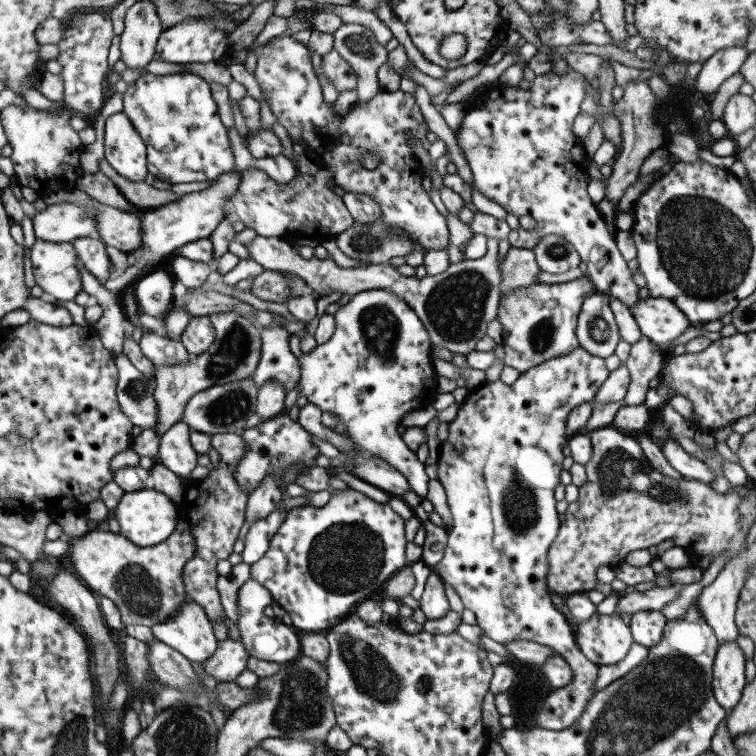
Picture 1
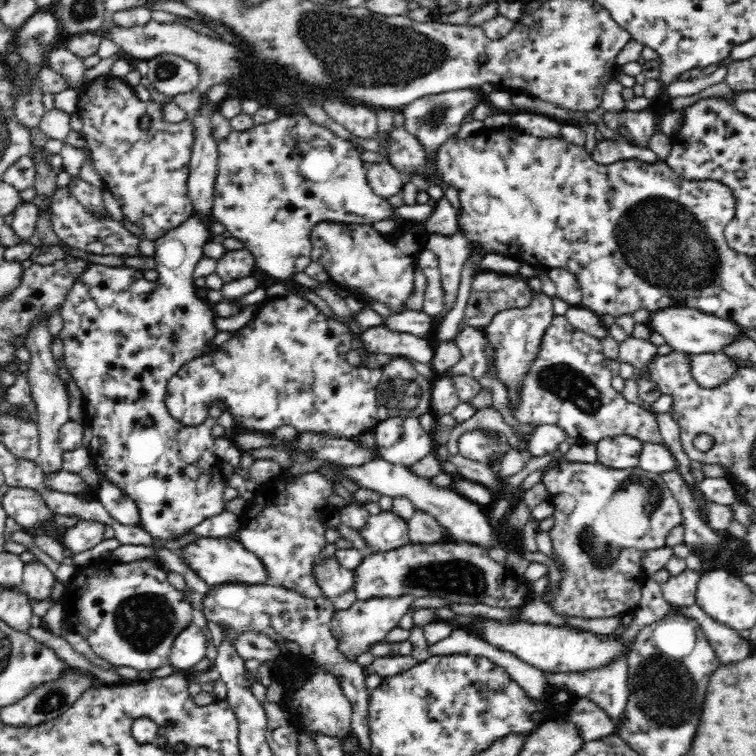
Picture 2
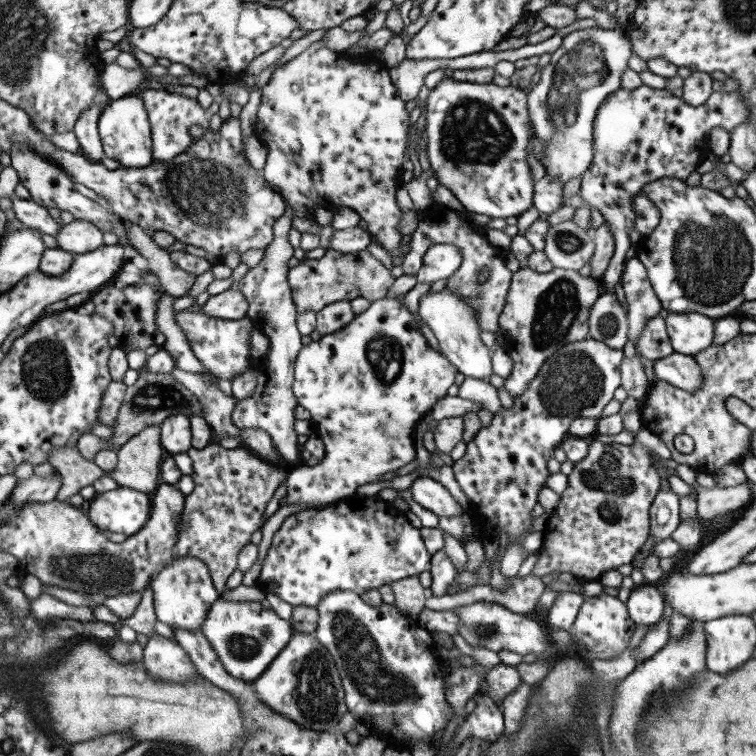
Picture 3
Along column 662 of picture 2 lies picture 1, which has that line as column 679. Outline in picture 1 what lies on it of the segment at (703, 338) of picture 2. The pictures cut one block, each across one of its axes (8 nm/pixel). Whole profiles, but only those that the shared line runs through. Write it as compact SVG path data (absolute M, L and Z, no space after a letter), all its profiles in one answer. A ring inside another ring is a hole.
M640 298L629 310L640 333L653 345L675 340L692 325L681 310L666 298Z

